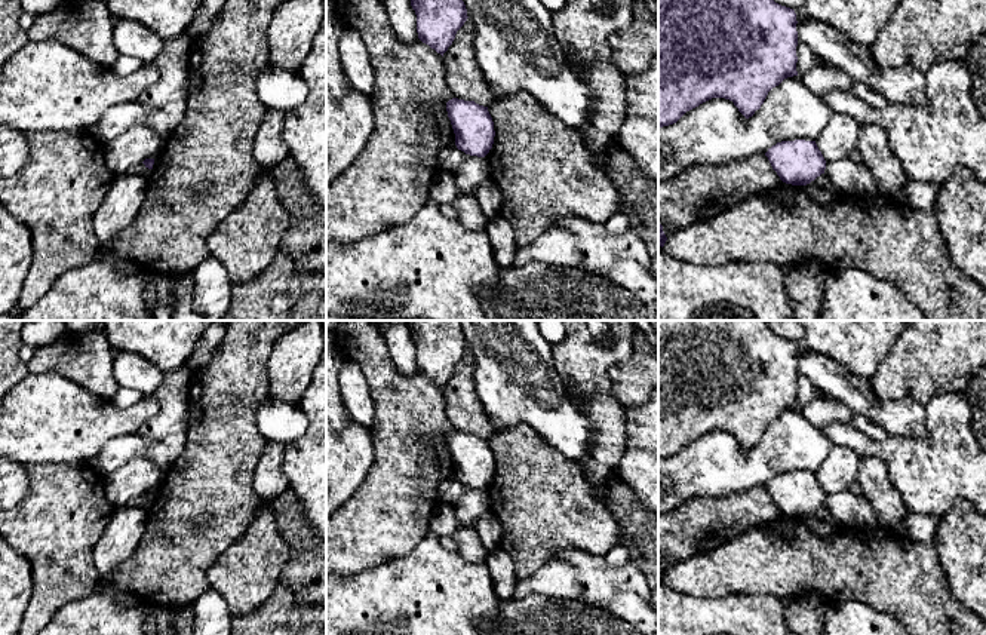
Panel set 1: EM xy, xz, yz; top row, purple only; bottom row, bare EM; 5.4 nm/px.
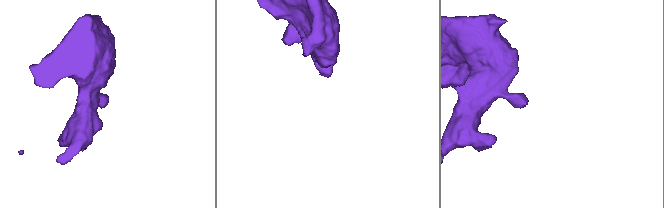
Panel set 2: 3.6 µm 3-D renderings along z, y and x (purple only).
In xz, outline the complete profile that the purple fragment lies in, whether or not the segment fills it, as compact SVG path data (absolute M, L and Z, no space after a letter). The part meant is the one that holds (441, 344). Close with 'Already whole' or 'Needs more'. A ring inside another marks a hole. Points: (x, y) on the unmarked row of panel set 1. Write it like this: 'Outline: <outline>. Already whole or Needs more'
Outline: M405 320L417 347L418 371L443 389L467 353L458 320Z. Already whole

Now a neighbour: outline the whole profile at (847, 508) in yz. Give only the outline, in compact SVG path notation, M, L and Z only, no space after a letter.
M851 490L826 496L824 506L839 525L857 527L873 537L884 537L884 528L867 499Z

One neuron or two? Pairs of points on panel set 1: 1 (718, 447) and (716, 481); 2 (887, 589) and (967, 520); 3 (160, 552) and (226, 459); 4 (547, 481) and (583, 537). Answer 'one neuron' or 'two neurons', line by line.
1: one neuron
2: two neurons
3: one neuron
4: one neuron

